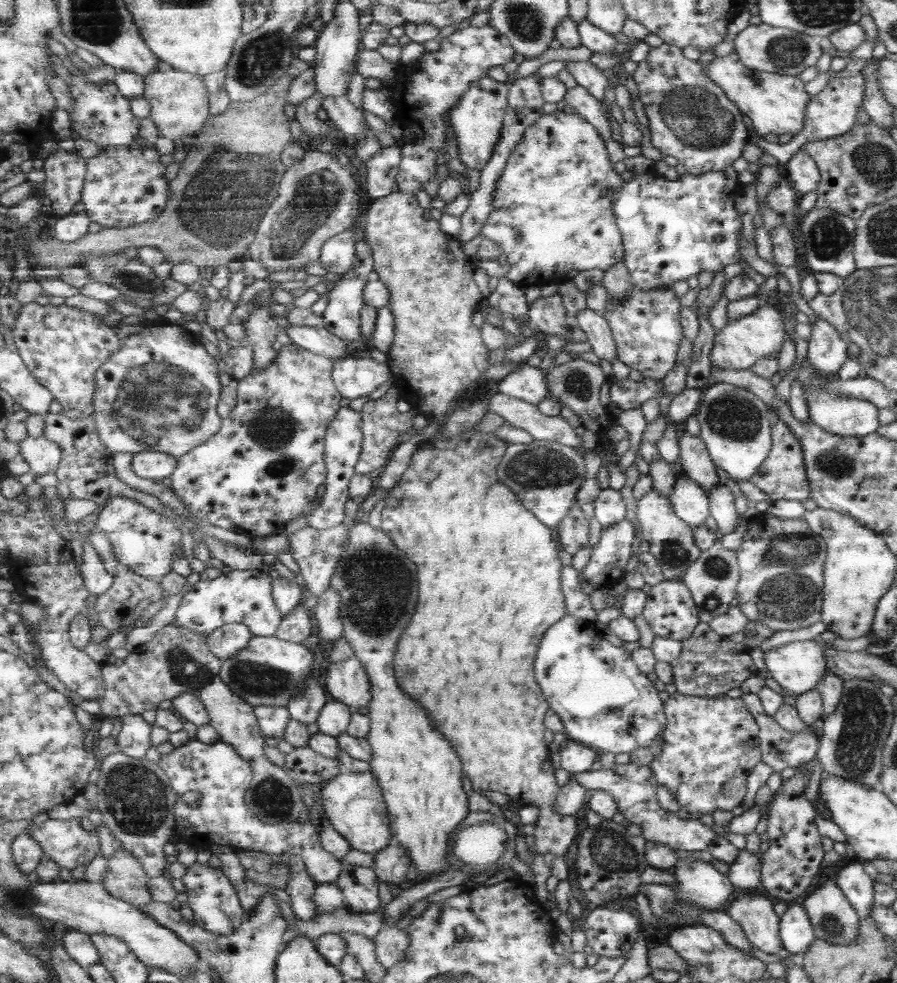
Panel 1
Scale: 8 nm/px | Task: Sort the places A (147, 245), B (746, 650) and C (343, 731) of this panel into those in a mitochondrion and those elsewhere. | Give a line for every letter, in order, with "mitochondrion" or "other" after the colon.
A: other
B: other
C: other

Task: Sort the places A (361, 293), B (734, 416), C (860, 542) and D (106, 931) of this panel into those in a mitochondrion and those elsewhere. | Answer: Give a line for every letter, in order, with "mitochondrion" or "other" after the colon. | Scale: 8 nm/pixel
A: other
B: mitochondrion
C: other
D: other

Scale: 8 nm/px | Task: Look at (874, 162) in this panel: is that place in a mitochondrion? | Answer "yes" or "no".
yes

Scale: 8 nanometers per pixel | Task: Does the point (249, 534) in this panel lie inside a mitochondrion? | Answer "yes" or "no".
no

